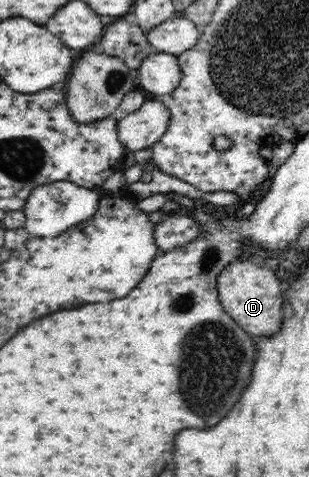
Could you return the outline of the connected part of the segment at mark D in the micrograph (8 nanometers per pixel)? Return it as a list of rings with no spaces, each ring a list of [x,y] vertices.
[[[250,259],[232,262],[225,268],[217,281],[219,298],[225,312],[252,335],[272,337],[272,333],[278,333],[282,319],[289,313],[285,308],[285,283],[280,283],[271,269],[253,263]]]

